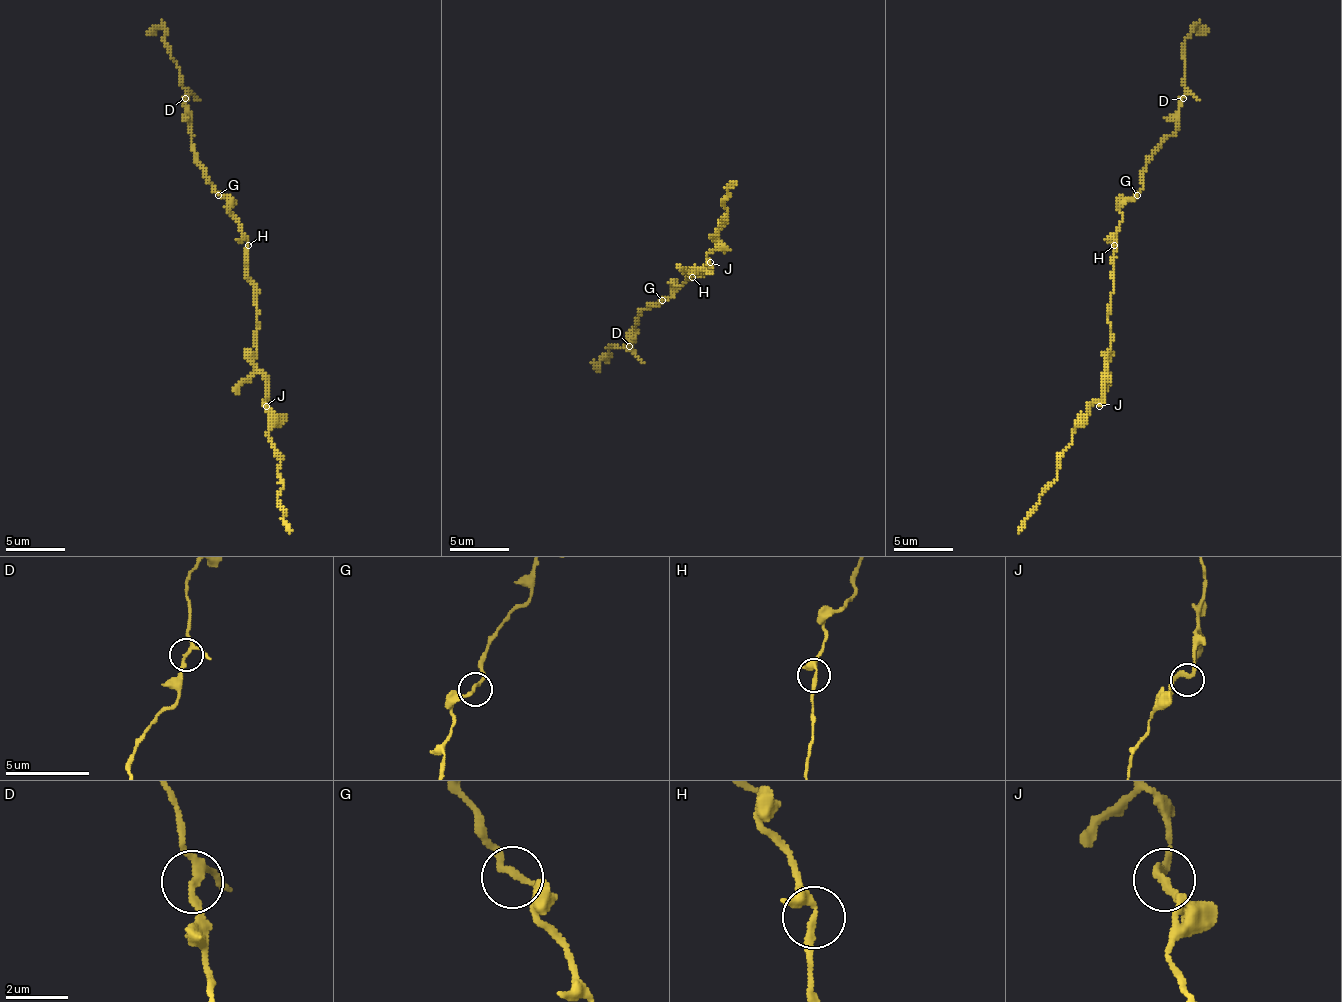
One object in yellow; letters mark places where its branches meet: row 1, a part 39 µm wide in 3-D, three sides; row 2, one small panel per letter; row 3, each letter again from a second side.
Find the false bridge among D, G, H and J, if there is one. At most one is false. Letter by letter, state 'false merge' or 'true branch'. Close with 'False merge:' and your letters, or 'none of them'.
D: true branch
G: true branch
H: true branch
J: true branch
False merge: none of them

